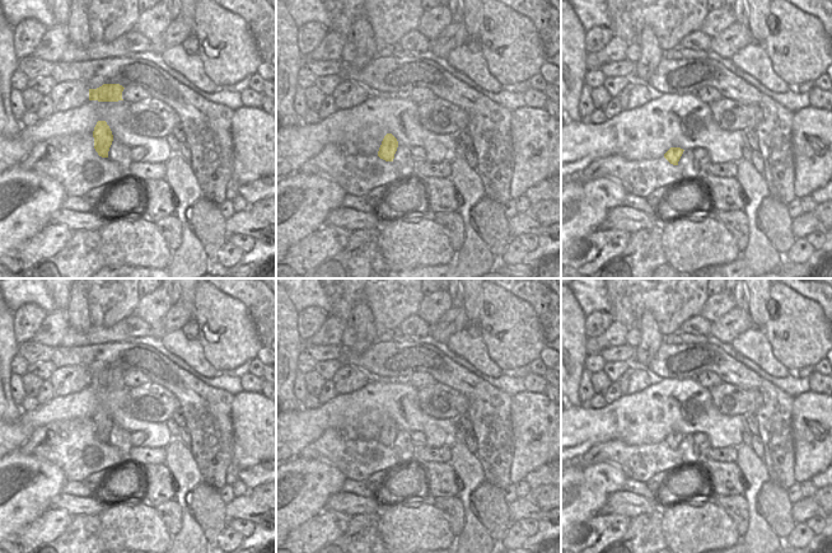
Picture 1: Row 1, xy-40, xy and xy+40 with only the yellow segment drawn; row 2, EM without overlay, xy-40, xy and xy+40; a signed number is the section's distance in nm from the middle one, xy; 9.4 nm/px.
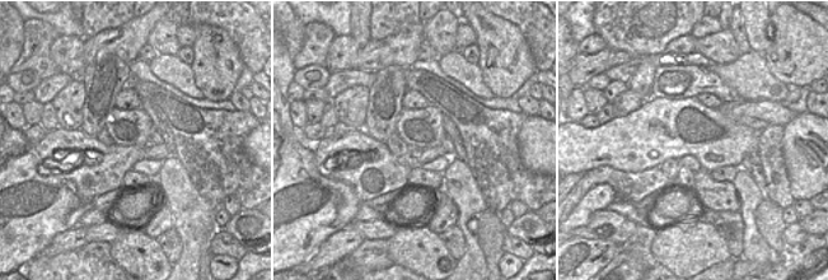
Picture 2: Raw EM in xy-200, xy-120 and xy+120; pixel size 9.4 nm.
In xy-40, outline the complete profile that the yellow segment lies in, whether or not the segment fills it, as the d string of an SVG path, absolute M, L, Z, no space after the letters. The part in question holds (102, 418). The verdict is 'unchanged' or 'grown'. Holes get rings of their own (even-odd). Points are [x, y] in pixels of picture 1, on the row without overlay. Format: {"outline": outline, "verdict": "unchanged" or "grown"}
{"outline": "M98 406L94 416L94 434L102 442L108 442L108 436L113 426L113 420L106 406Z", "verdict": "unchanged"}

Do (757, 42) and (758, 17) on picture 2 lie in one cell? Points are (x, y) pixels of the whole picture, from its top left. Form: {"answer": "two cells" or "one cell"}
{"answer": "one cell"}

